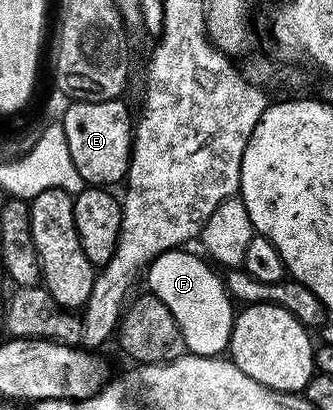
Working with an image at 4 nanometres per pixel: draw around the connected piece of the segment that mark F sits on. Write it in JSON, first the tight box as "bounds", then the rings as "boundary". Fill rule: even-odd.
{"bounds":[144,248,234,357],"boundary":[[[182,248],[166,250],[147,267],[144,280],[148,282],[149,293],[167,304],[172,316],[176,317],[187,351],[200,357],[219,357],[229,349],[234,331],[234,302],[223,277],[188,251]]]}

